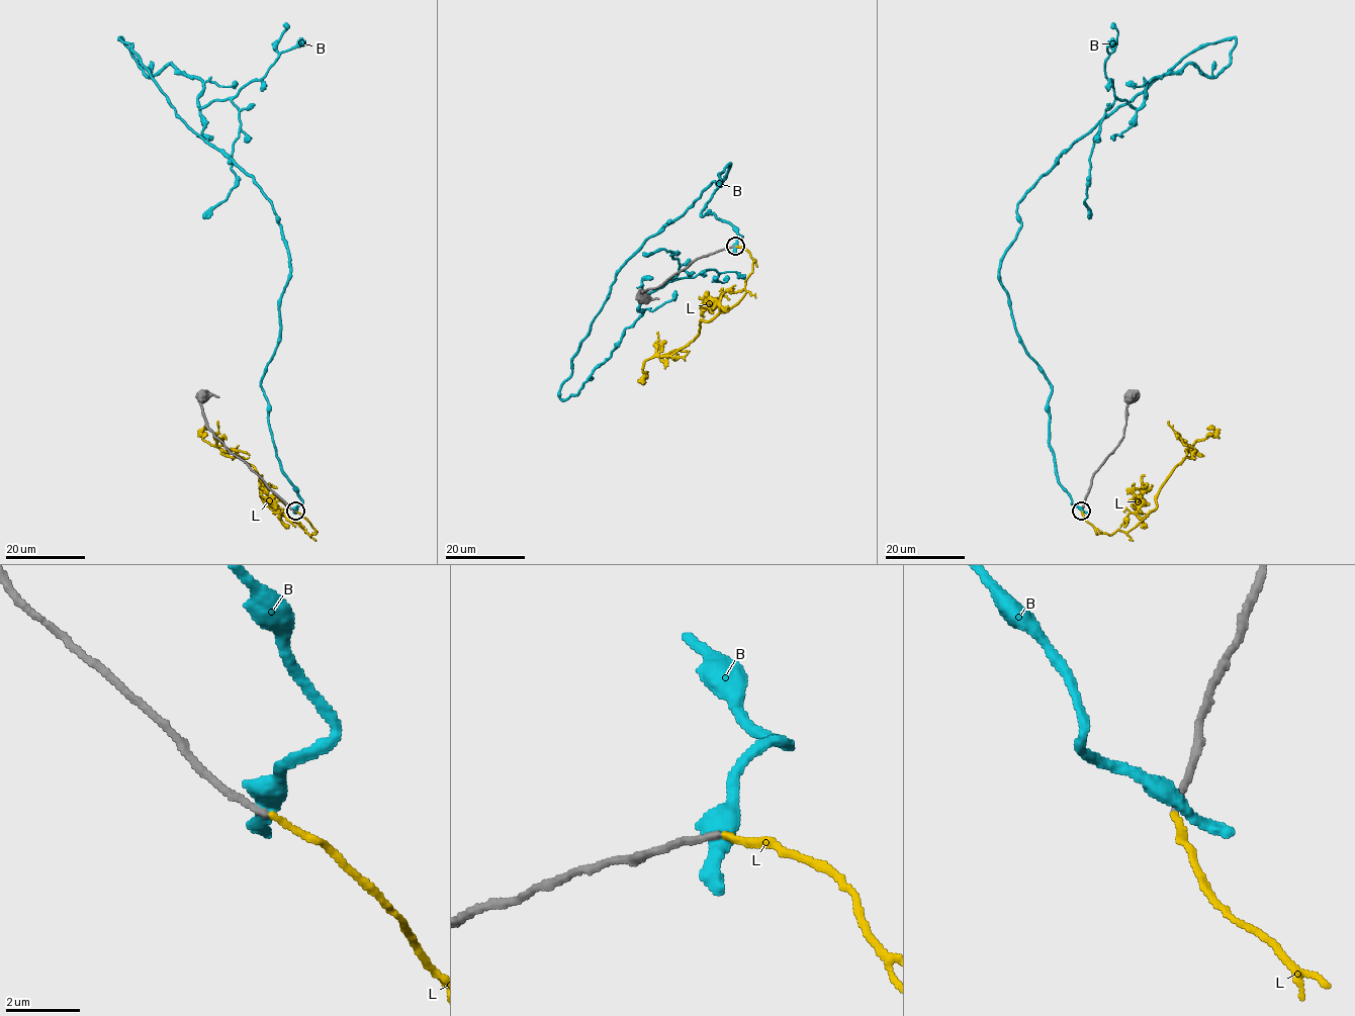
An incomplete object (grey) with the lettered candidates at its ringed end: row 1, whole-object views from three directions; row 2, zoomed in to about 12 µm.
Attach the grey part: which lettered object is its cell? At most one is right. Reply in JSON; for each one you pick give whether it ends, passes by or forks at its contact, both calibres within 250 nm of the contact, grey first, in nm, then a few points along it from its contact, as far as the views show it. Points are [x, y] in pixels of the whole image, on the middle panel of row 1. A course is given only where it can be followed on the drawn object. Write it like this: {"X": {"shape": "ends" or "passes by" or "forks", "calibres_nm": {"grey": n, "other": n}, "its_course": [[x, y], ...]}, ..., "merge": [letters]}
{"L": {"shape": "ends", "calibres_nm": {"grey": 170, "other": 160}, "its_course": [[735, 246], [755, 260], [745, 294], [702, 321], [692, 341], [670, 355], [647, 359], [642, 380], [647, 371]]}, "merge": ["L"]}

